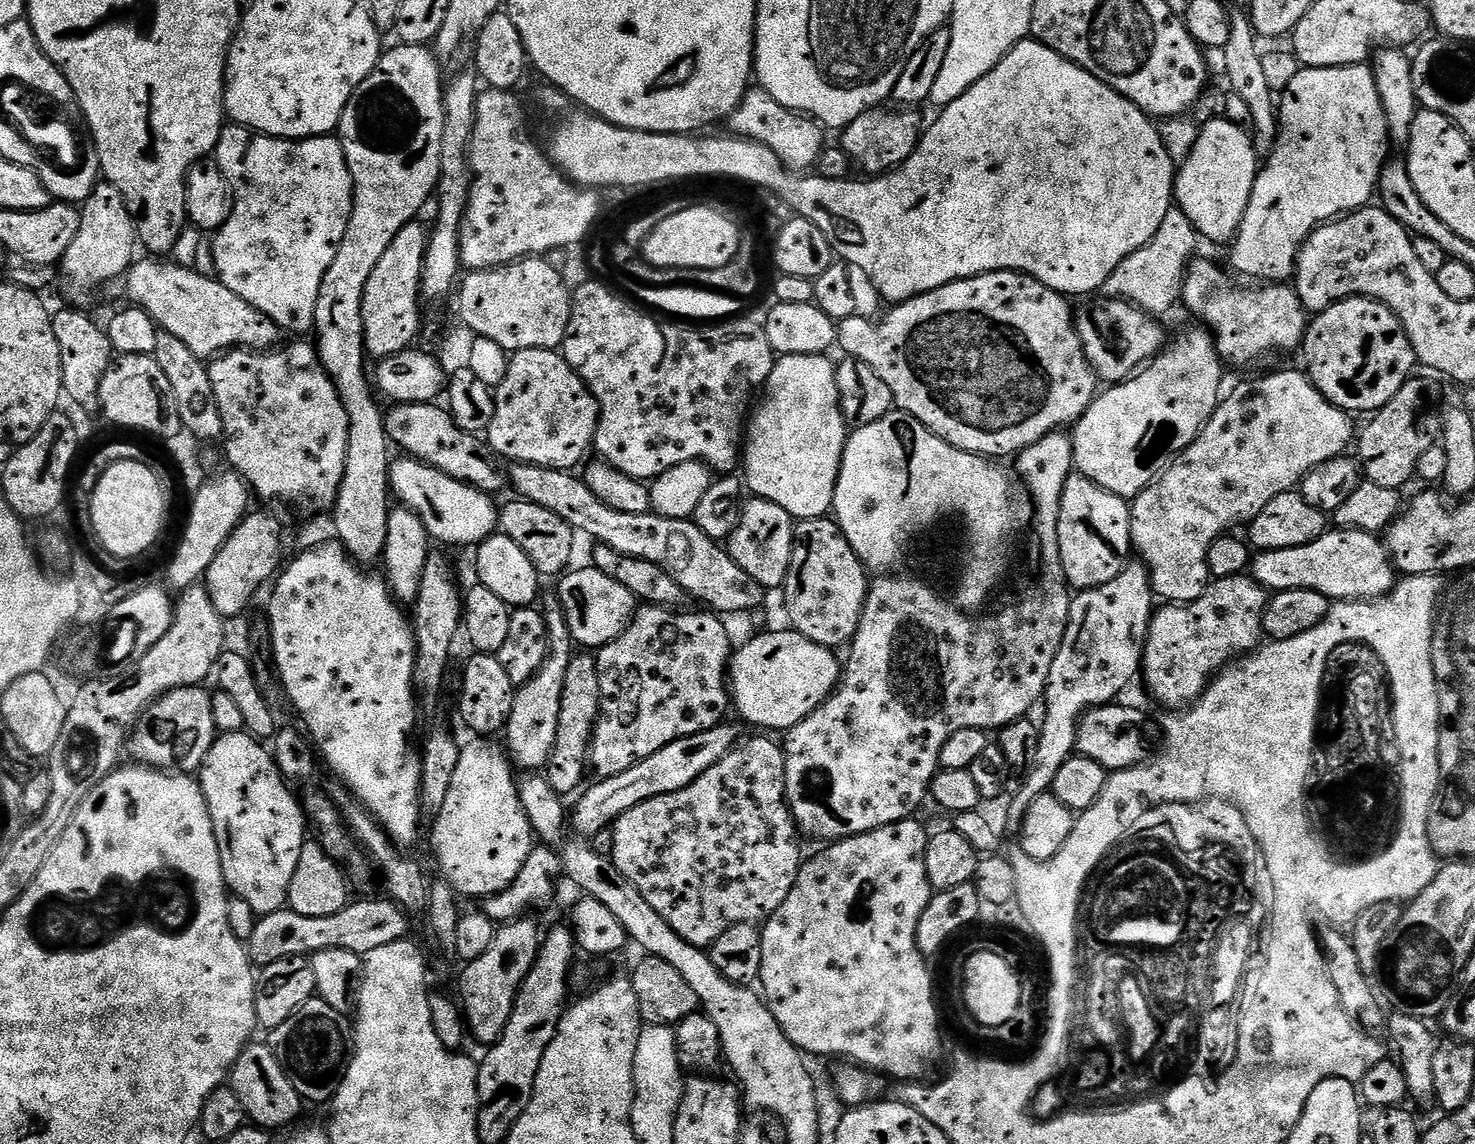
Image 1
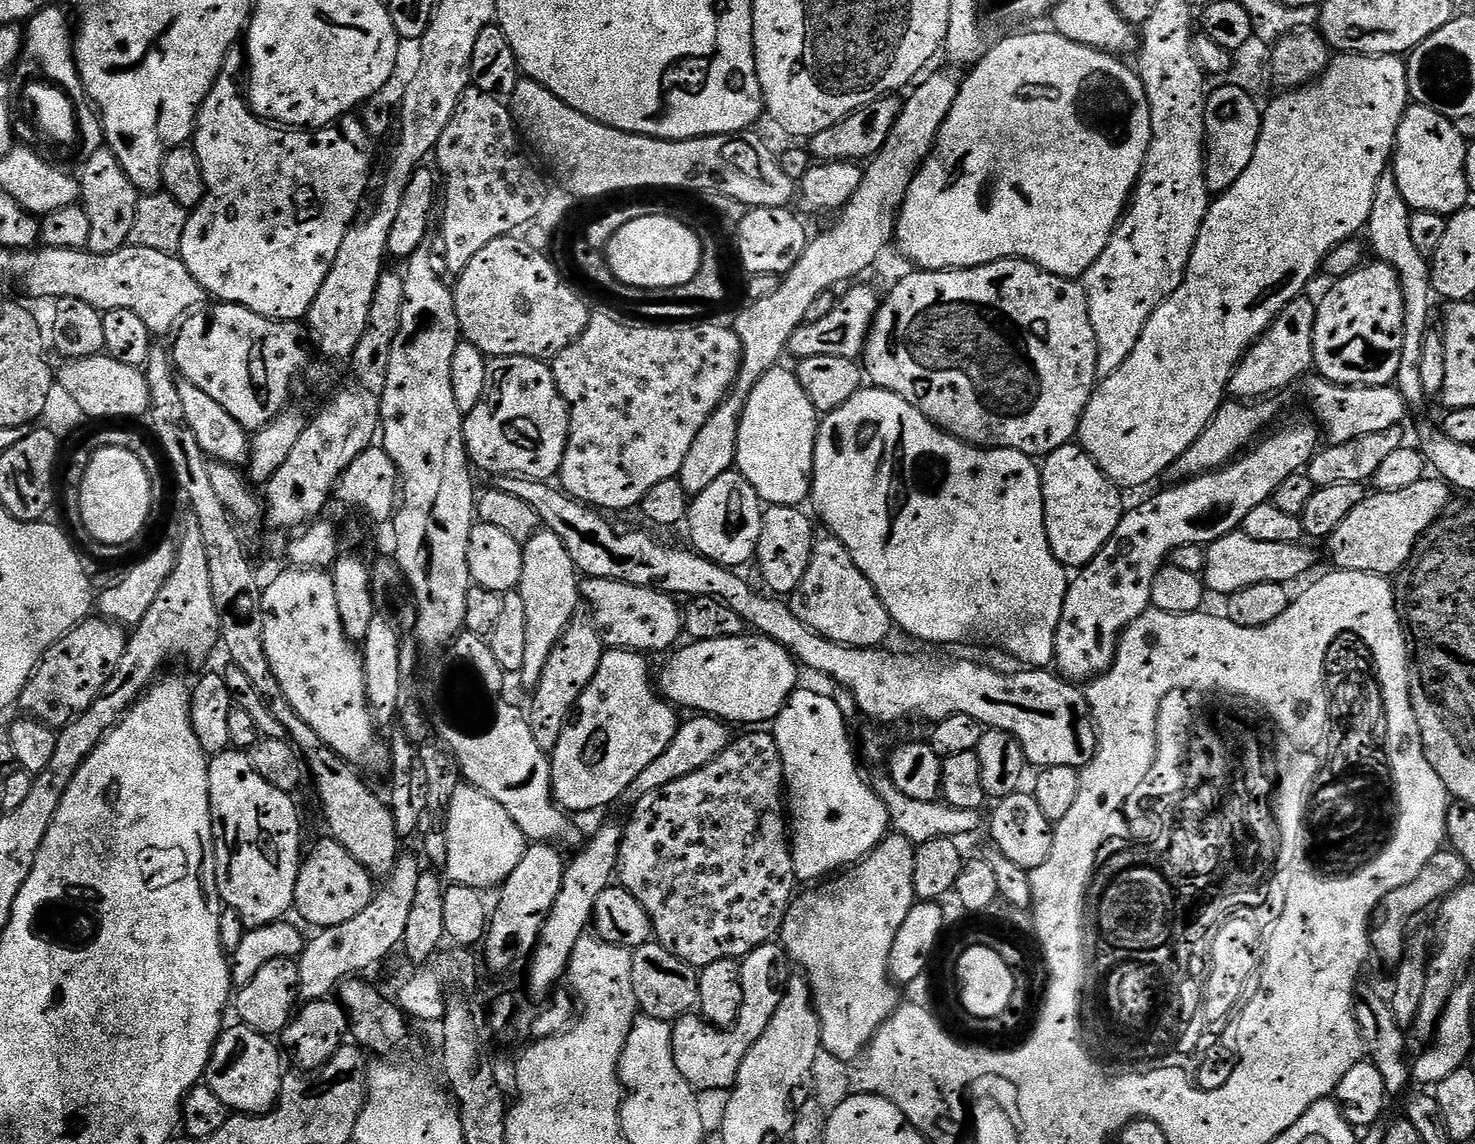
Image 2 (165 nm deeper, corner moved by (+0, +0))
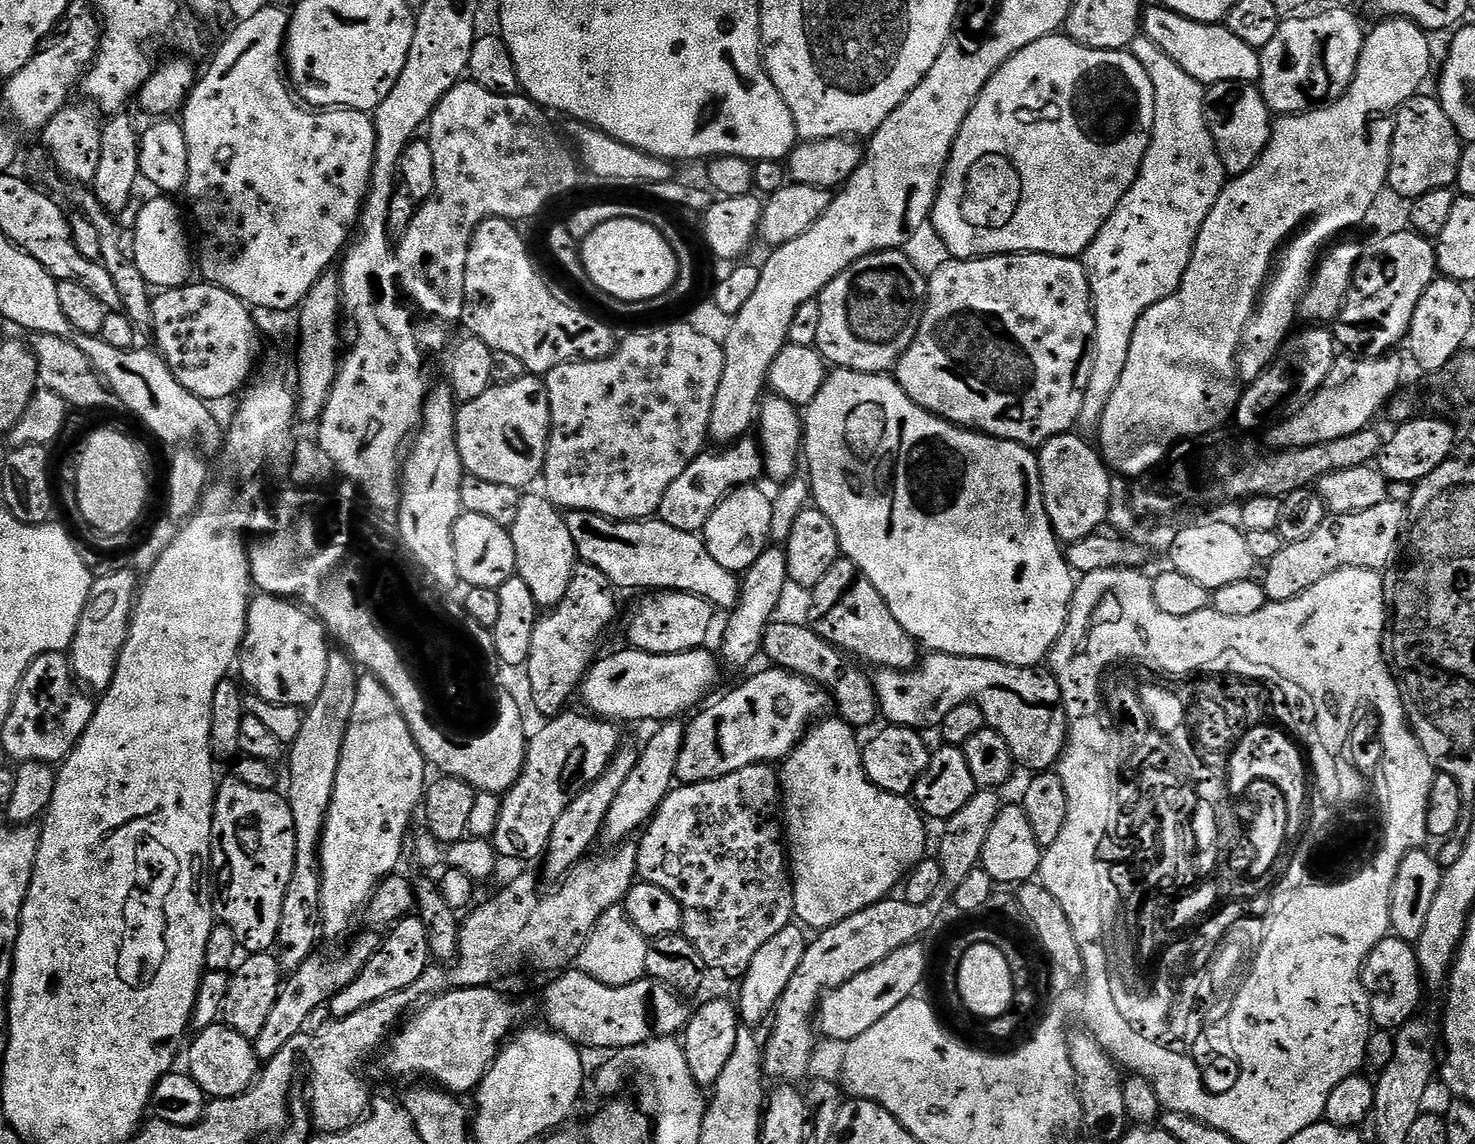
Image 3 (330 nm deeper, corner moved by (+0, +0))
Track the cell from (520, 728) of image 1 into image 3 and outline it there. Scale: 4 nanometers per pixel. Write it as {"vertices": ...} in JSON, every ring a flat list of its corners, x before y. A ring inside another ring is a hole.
{"vertices":[[539,491,521,495,518,514,510,529,514,542,516,575,530,586,537,609,551,610,566,596,566,586,578,563,574,538,570,538,570,526,564,521,565,513,552,505,548,497]]}

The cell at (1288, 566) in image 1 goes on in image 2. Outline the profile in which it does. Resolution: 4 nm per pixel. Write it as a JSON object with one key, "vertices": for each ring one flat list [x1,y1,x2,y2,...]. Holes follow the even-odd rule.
{"vertices":[[1243,530,1226,534,1207,545,1202,573,1205,589,1209,593,1217,592,1221,598,1227,598,1246,586,1291,585,1292,580,1298,579,1303,572,1310,571,1316,560,1315,554,1304,547,1303,543,1258,542,1258,538,1250,538]]}

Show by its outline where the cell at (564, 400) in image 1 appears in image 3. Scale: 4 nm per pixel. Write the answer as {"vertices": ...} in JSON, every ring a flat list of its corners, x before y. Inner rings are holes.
{"vertices":[[520,374,509,384,493,383,474,402,460,404,456,413,456,445,469,476,486,478,486,482,502,482,521,490,537,483,544,470,548,449,550,402,544,380,532,374]]}

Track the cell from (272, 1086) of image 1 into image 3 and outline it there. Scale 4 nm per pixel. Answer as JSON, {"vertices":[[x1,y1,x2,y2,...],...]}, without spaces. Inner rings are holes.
{"vertices":[[217,1022,206,1030,195,1033,191,1037,192,1045,187,1045,188,1065,186,1071,194,1082,204,1092,205,1097,221,1100,237,1096,247,1090,262,1067,253,1048,253,1041,248,1040,242,1034,238,1034,233,1028,223,1022]]}

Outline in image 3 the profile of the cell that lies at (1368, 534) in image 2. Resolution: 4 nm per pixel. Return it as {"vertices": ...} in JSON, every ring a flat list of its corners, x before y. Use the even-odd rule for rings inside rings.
{"vertices":[[1395,498,1378,502,1378,506,1370,506,1370,510,1326,518,1322,526,1318,526,1318,530,1310,534,1310,538,1285,544,1282,550,1278,550,1275,558,1266,561,1265,568,1268,569,1262,575,1262,583,1269,601,1277,604,1290,598,1298,598,1298,594,1310,590,1310,586,1318,586,1322,578,1334,574,1340,568,1387,569,1393,563,1392,555,1395,552,1397,555,1405,528,1406,508]]}

